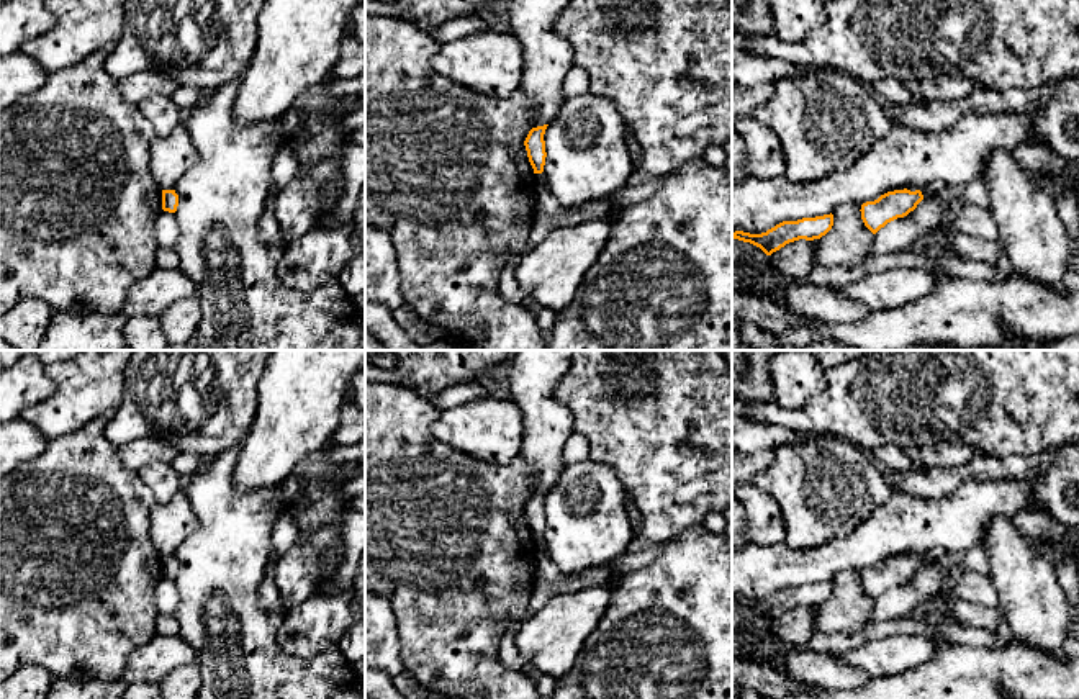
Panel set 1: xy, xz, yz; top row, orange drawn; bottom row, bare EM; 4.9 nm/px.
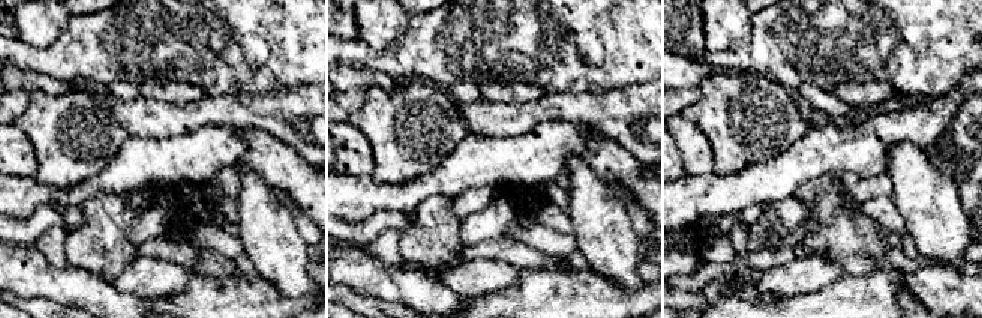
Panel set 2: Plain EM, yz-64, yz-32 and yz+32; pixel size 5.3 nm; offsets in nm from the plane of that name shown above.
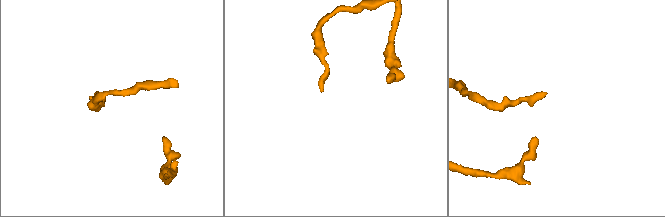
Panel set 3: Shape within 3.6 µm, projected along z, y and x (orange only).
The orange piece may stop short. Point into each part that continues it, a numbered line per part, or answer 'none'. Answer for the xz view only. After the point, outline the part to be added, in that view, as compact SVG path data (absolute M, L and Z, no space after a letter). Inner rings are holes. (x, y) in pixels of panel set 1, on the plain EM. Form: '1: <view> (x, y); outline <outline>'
none

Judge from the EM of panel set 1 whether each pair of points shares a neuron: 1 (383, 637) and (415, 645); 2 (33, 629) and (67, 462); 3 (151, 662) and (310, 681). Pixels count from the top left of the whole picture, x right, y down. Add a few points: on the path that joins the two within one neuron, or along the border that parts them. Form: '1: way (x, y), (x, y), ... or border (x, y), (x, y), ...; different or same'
1: border (390, 604), (398, 634), (398, 655), (405, 670); different
2: way (54, 585), (59, 554), (40, 539), (66, 506); same
3: border (179, 634), (197, 650), (197, 662); different

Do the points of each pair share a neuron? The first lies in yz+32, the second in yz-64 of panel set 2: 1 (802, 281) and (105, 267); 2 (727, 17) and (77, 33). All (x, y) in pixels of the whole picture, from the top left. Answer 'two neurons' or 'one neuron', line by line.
1: two neurons
2: two neurons

